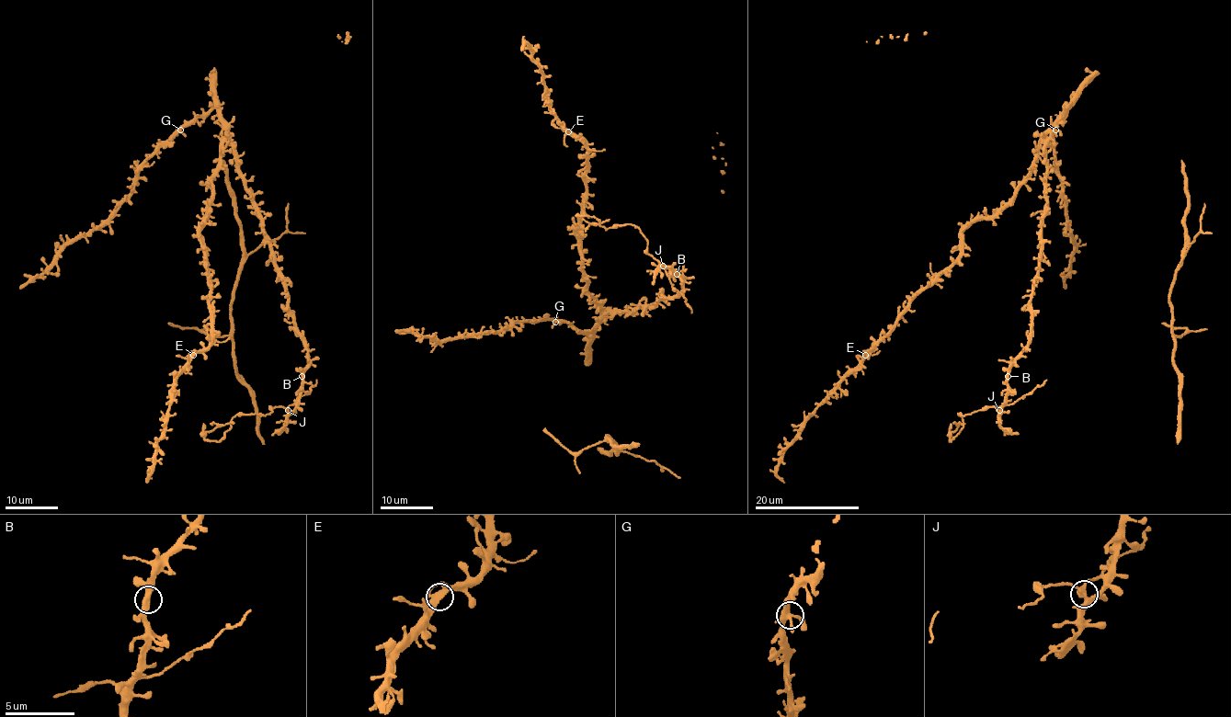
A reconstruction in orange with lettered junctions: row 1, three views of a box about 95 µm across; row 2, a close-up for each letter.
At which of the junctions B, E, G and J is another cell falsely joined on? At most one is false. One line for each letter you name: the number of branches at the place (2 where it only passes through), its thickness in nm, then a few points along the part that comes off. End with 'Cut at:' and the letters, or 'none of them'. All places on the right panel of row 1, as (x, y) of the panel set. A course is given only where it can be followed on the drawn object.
J: Branches: 4. Thickness 420 nm. Course of the part to remove: (998, 410), (988, 407), (958, 414), (963, 420), (963, 426), (951, 441), (957, 426), (953, 423)
Cut at: J

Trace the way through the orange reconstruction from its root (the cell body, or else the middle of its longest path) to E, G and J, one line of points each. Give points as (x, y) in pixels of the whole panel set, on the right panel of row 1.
E: (1054, 130), (1044, 136), (1031, 173), (1016, 194), (963, 232), (960, 256), (865, 355)
G: (1054, 130), (1054, 123), (1067, 108), (1056, 121), (1055, 130)
J: (1054, 130), (1046, 146), (1046, 210), (1040, 271), (1031, 299), (1031, 334), (1012, 363), (1007, 402), (998, 410)

